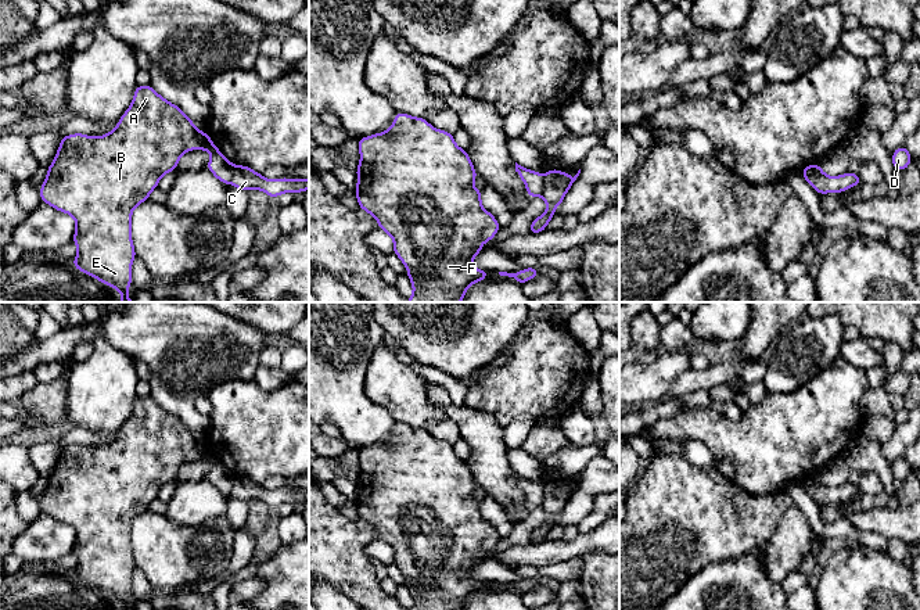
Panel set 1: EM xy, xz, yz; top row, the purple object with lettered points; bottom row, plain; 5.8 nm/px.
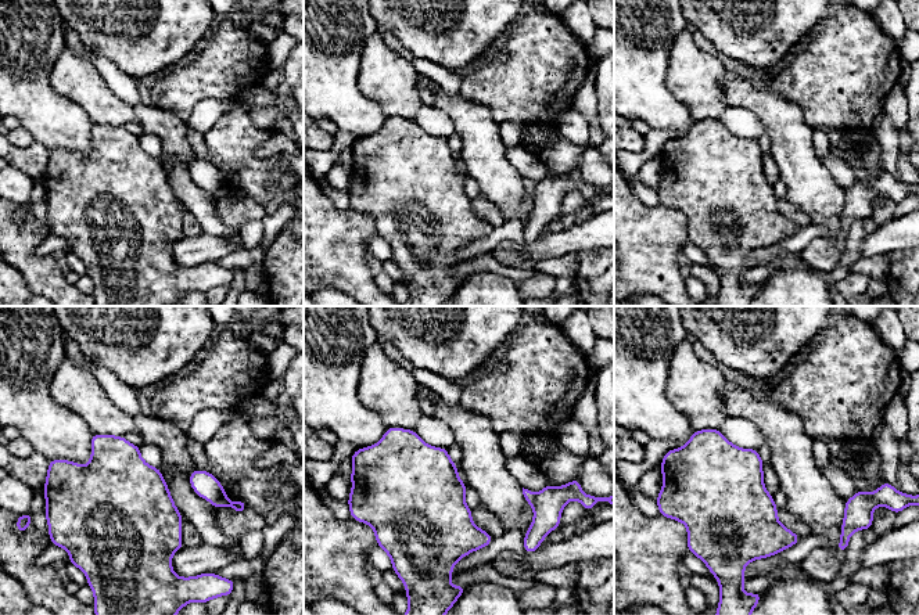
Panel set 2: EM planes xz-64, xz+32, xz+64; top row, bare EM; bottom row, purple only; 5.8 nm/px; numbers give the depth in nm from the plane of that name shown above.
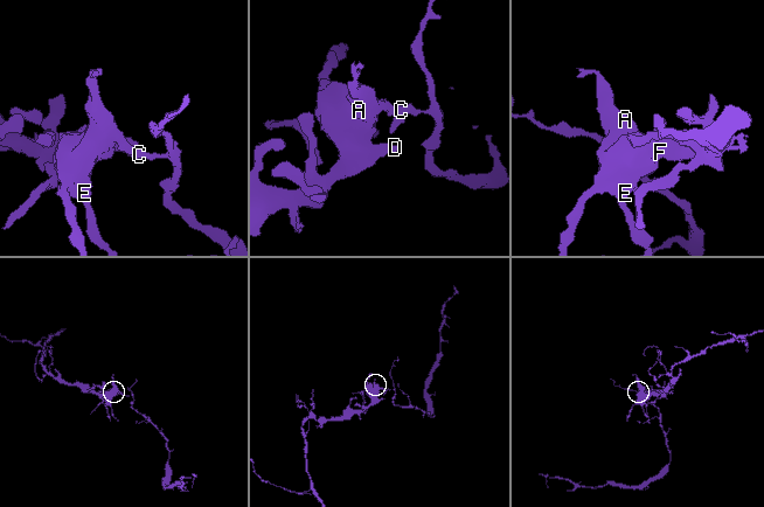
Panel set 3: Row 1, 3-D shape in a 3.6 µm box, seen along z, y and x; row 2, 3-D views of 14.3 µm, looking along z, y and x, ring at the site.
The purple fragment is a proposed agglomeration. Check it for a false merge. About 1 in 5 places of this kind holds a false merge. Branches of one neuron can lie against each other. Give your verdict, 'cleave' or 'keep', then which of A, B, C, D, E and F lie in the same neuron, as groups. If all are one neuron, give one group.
cleave; A B D E F / C

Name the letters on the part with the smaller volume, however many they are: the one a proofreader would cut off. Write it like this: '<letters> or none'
C

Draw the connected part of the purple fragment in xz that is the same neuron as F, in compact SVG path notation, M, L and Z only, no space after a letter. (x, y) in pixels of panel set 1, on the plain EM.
M402 423L387 442L357 452L357 514L393 549L393 564L405 574L413 595L409 610L463 610L471 595L488 588L488 581L472 578L471 571L500 538L481 516L485 503L474 498L478 484L470 466L454 453L452 444L435 439L425 428Z

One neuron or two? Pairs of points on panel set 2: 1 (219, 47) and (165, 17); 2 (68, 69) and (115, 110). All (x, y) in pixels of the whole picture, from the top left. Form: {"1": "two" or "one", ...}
{"1": "two", "2": "one"}

